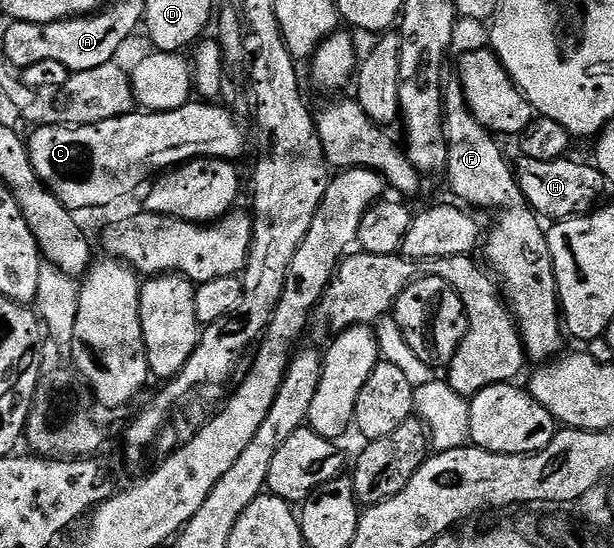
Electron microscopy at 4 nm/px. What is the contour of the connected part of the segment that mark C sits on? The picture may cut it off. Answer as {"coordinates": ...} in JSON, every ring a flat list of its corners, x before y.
{"coordinates":[[192,99,173,111,136,111,117,119,105,119,105,123,41,125,30,132,31,137,29,133,26,143,33,171,37,171,39,178,53,195,57,195,59,202,72,211,103,209,129,196,134,189,142,190,156,175,186,165,188,161,214,159,238,162,238,157,247,149,247,133,239,126,238,119,229,110,222,109,219,103,208,103,203,99]]}

